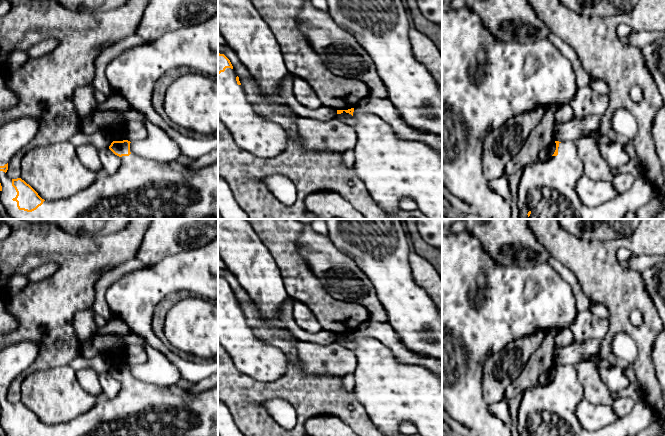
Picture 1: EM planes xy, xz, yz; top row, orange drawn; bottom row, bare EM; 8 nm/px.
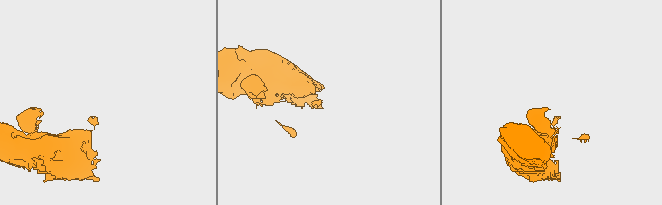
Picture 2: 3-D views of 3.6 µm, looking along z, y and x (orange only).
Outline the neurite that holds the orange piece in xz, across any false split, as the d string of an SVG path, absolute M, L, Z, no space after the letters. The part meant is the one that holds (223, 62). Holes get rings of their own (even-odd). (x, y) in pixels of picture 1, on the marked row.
M218 53L218 118L227 127L235 143L255 157L276 157L290 141L289 135L279 123L266 120L253 110L253 103L246 97L230 60L220 53Z

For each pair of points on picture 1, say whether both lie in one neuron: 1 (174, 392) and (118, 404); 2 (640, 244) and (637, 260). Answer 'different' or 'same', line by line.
1: same
2: different

